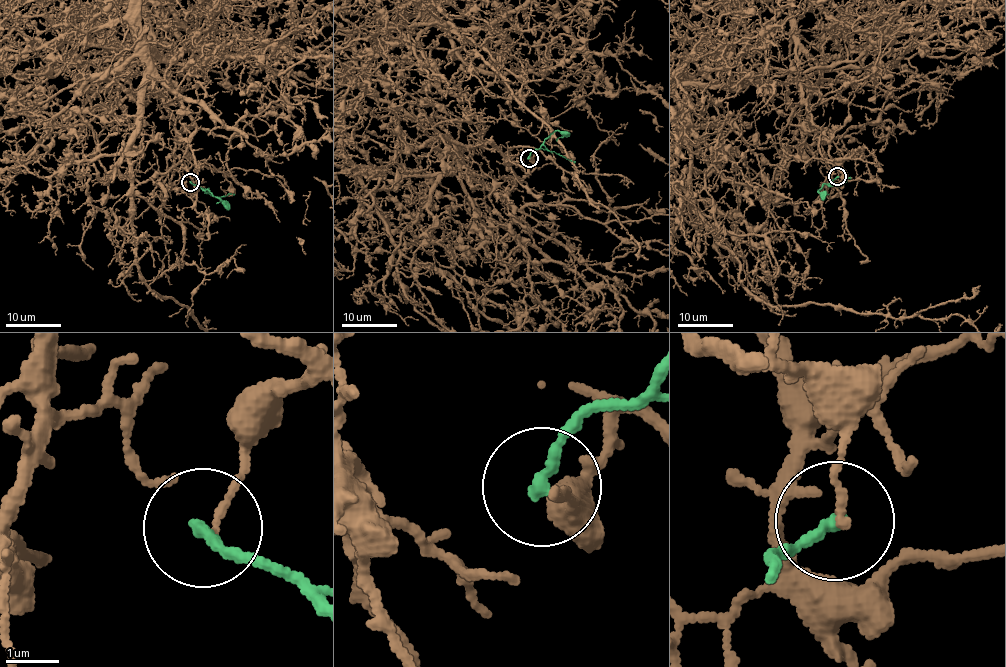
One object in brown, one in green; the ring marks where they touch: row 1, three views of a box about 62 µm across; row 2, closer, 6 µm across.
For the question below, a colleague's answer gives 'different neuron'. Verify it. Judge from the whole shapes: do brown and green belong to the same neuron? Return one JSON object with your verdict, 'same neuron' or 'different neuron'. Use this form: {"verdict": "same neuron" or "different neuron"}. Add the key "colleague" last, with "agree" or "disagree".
{"verdict": "different neuron", "colleague": "agree"}

